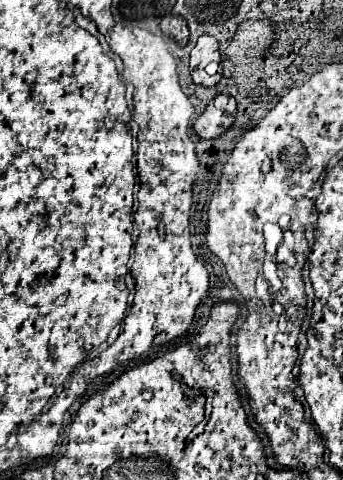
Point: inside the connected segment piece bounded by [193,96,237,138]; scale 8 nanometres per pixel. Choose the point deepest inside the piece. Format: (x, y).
(214, 121)

